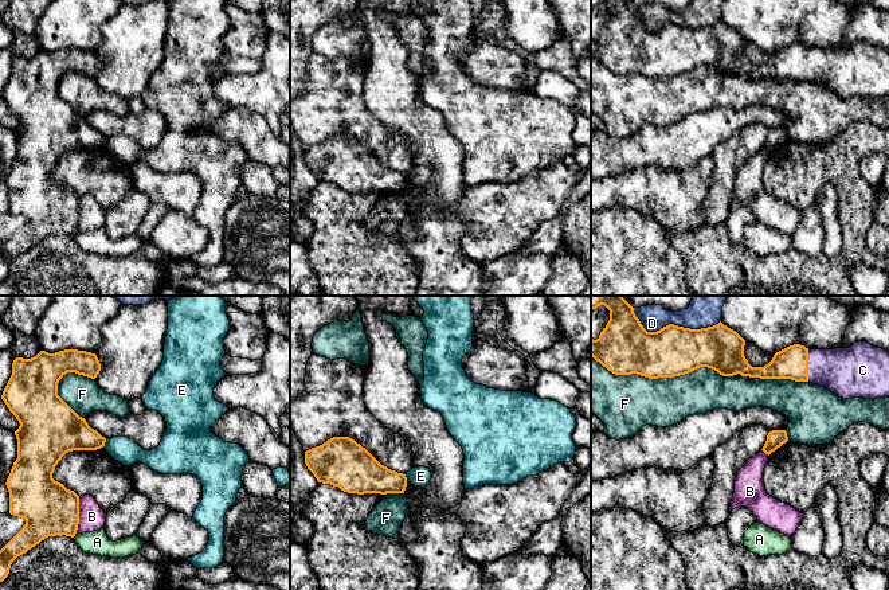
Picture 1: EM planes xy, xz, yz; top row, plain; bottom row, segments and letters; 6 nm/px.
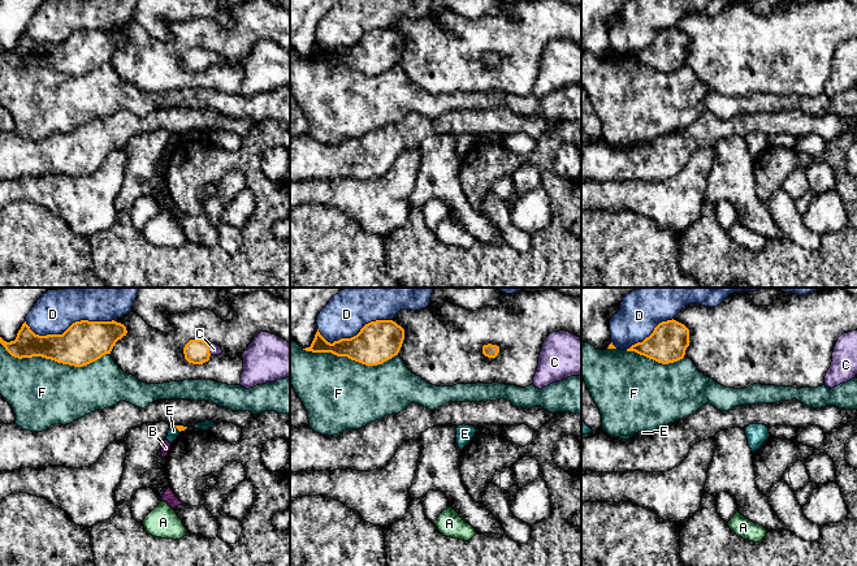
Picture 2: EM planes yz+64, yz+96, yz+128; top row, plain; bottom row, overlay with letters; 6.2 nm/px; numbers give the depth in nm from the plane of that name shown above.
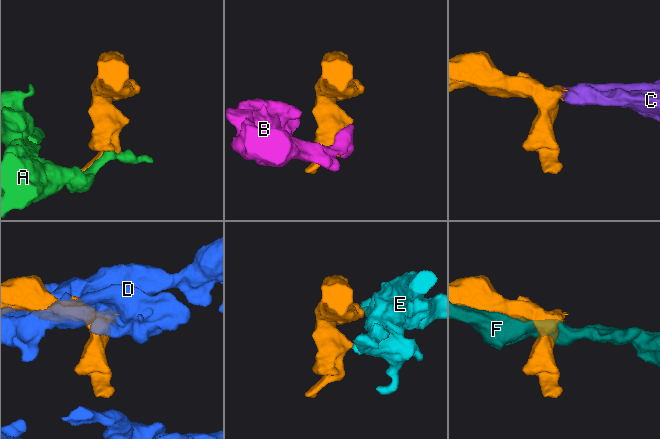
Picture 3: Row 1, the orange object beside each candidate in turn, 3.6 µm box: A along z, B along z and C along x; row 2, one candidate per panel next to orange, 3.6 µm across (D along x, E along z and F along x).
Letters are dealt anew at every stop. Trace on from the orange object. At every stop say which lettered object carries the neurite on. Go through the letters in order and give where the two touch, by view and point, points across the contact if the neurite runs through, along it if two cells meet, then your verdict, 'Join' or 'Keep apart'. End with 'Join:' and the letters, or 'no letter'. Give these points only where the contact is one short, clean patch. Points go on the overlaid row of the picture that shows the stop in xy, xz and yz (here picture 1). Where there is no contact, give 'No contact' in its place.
A: Touches orange at xy (74, 535). Keep apart
B: Touches orange at xy (78, 515). Keep apart
C: Touches orange at yz (807, 366). Join
D: Touches orange at yz (673, 324). Keep apart
E: Touches orange at xy (104, 444). Boundary: xy (106, 440), (102, 446). Keep apart
F: Touches orange at yz (657, 378). Keep apart
Join: C

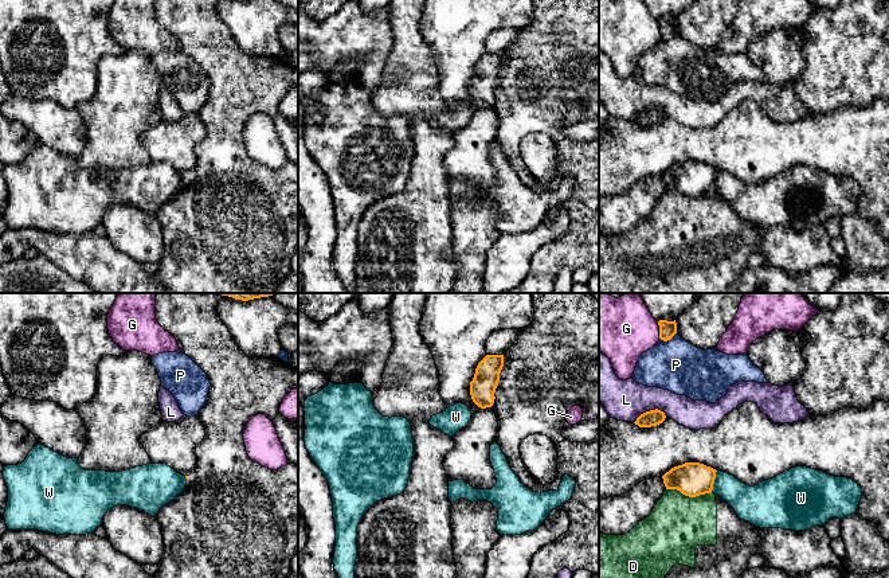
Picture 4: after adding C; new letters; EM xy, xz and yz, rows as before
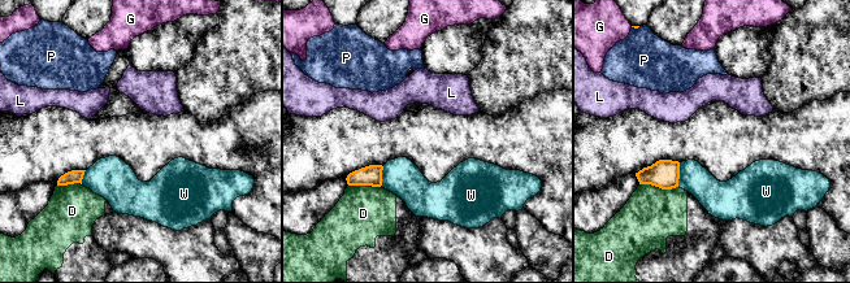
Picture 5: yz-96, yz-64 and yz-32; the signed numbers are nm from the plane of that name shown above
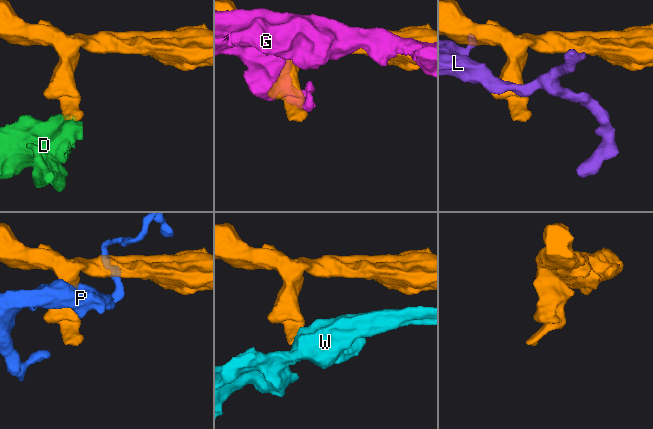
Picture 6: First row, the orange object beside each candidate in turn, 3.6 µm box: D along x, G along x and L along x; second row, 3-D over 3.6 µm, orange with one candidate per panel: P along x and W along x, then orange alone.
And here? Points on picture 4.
D: Touches orange at yz (689, 496). Boundary: yz (666, 488), (674, 488), (689, 496), (711, 492). Keep apart
G: Touches orange at yz (660, 329). Keep apart
L: Touches orange at yz (650, 410). Keep apart
P: Touches orange at yz (668, 339). Keep apart
W: Touches orange at yz (713, 481). Boundary: yz (717, 471), (711, 491). Keep apart
Join: no letter

